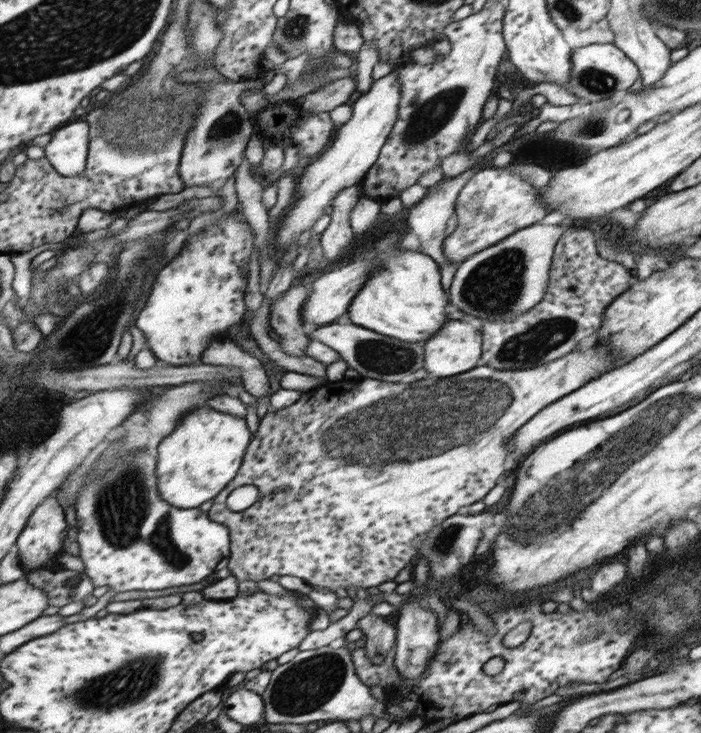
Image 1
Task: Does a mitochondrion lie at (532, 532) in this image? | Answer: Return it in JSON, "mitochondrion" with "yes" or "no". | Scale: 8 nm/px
{"mitochondrion":"yes"}

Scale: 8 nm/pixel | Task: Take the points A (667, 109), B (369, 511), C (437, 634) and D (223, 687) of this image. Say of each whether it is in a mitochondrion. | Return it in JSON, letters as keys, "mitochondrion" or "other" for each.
{"A":"other","B":"other","C":"other","D":"other"}

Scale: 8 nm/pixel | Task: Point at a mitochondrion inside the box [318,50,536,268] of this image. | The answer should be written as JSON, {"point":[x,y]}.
{"point":[430,118]}

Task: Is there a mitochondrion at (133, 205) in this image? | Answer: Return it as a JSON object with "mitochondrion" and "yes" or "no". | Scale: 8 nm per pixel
{"mitochondrion":"no"}

